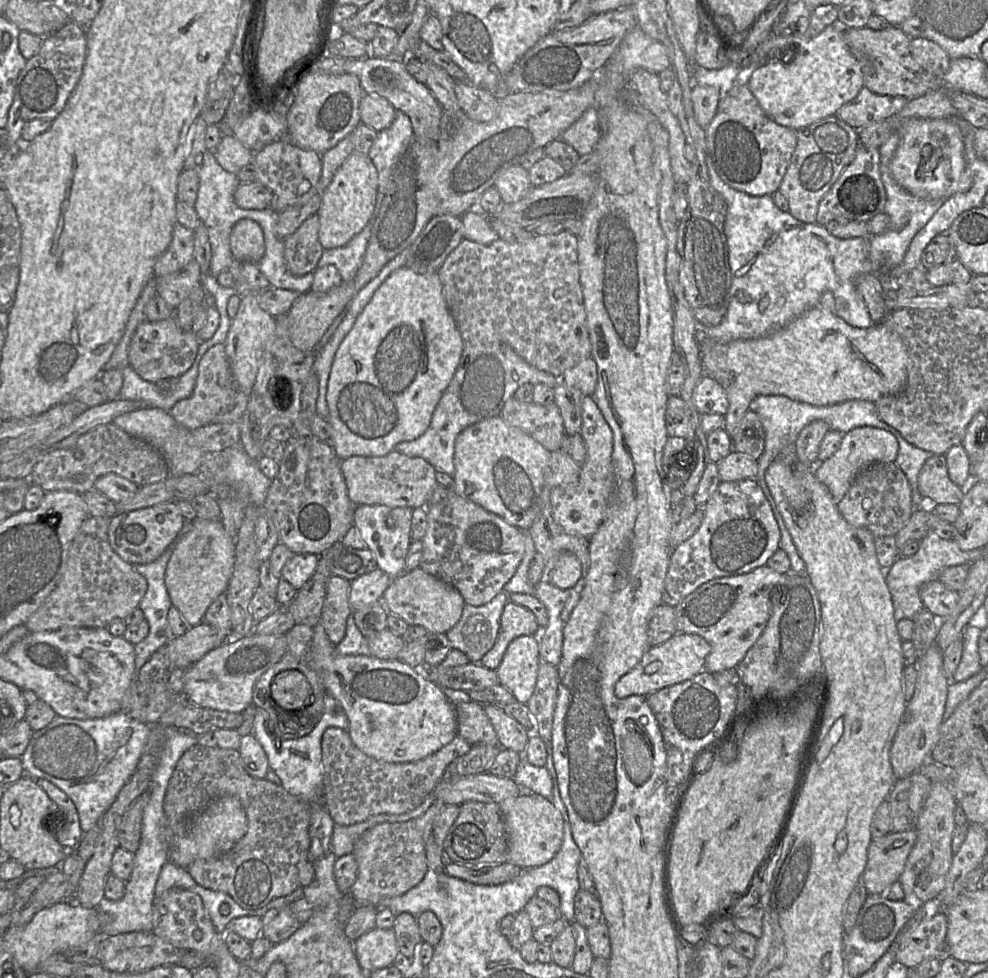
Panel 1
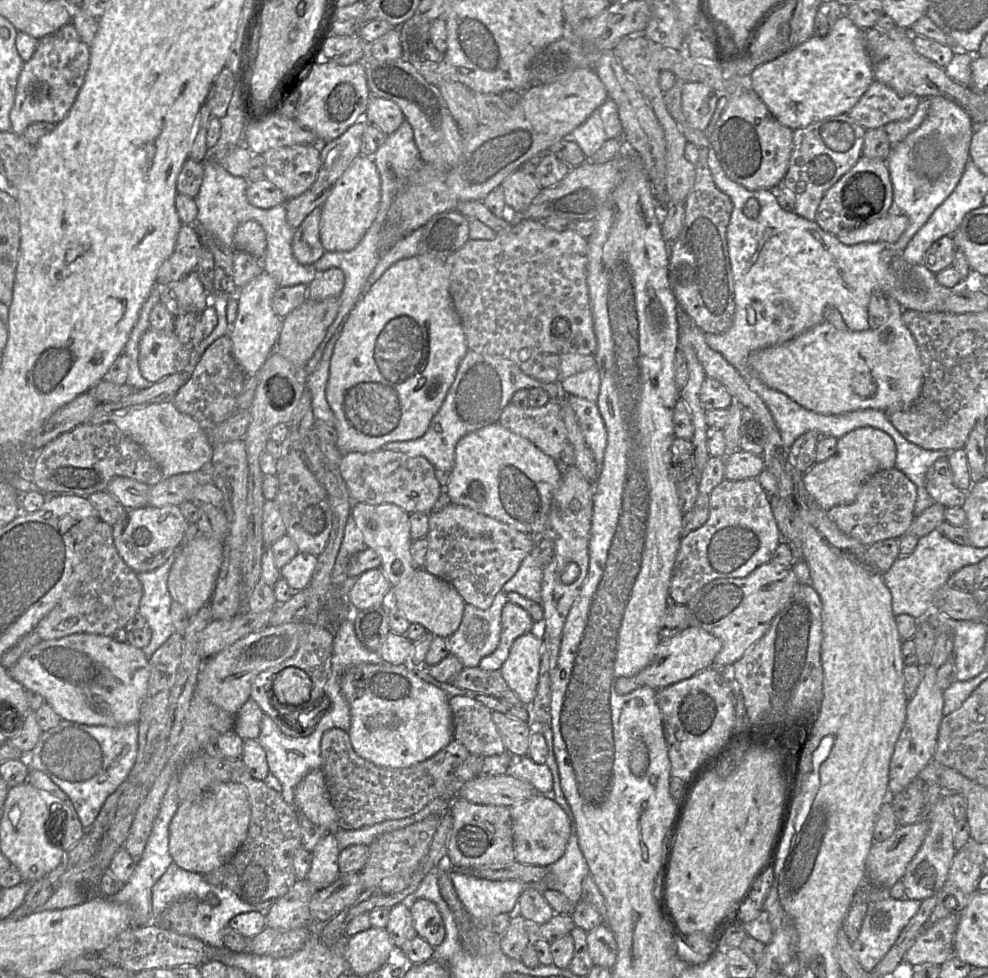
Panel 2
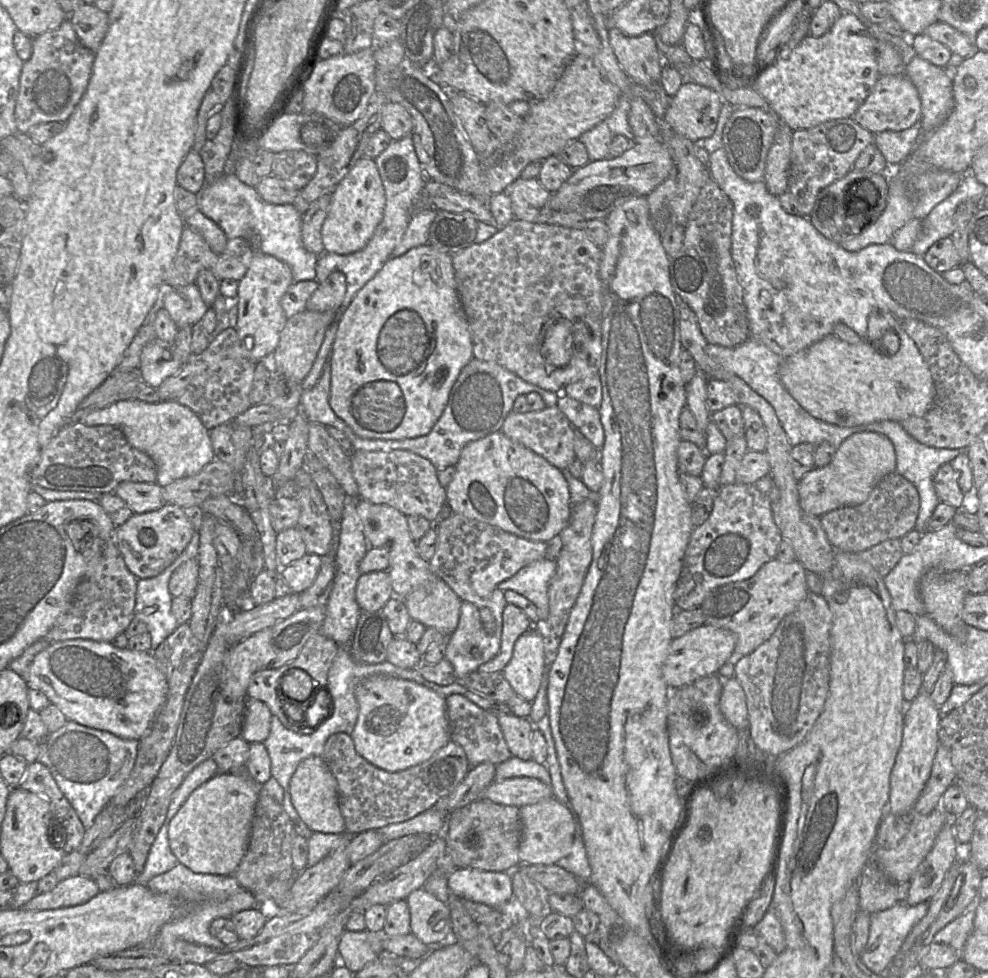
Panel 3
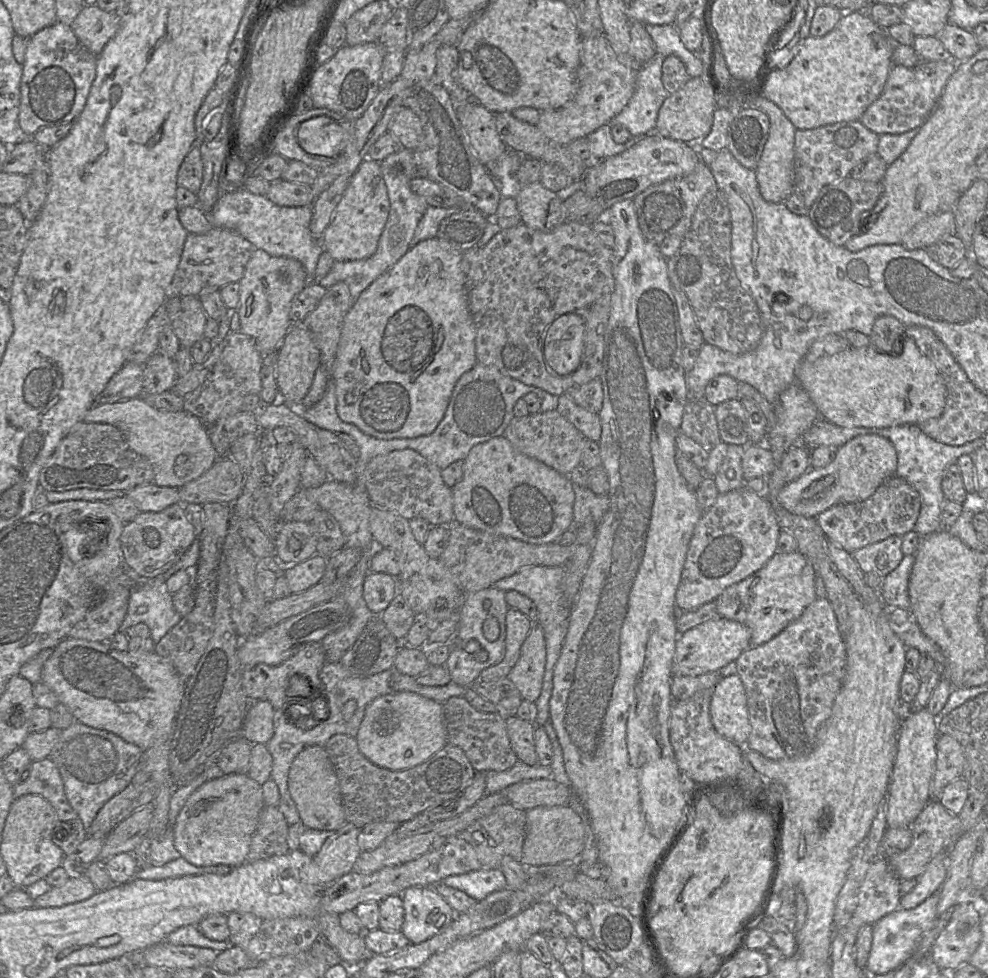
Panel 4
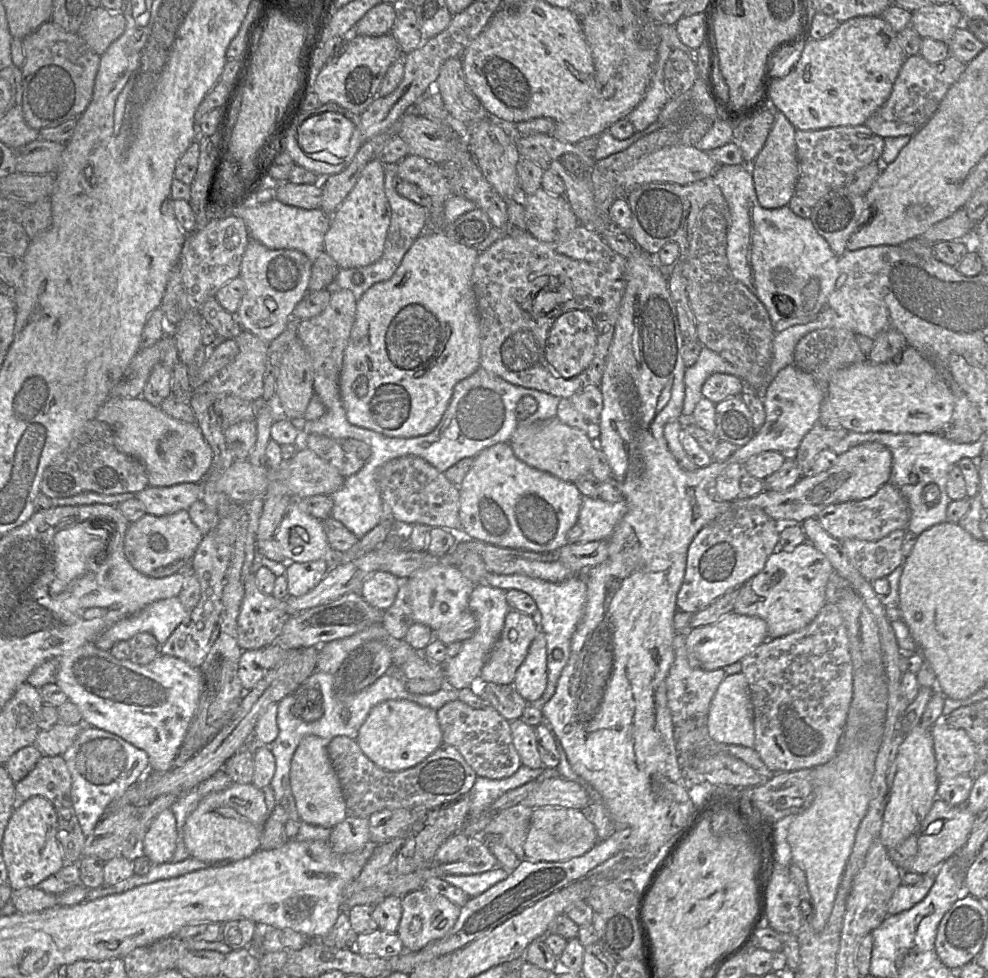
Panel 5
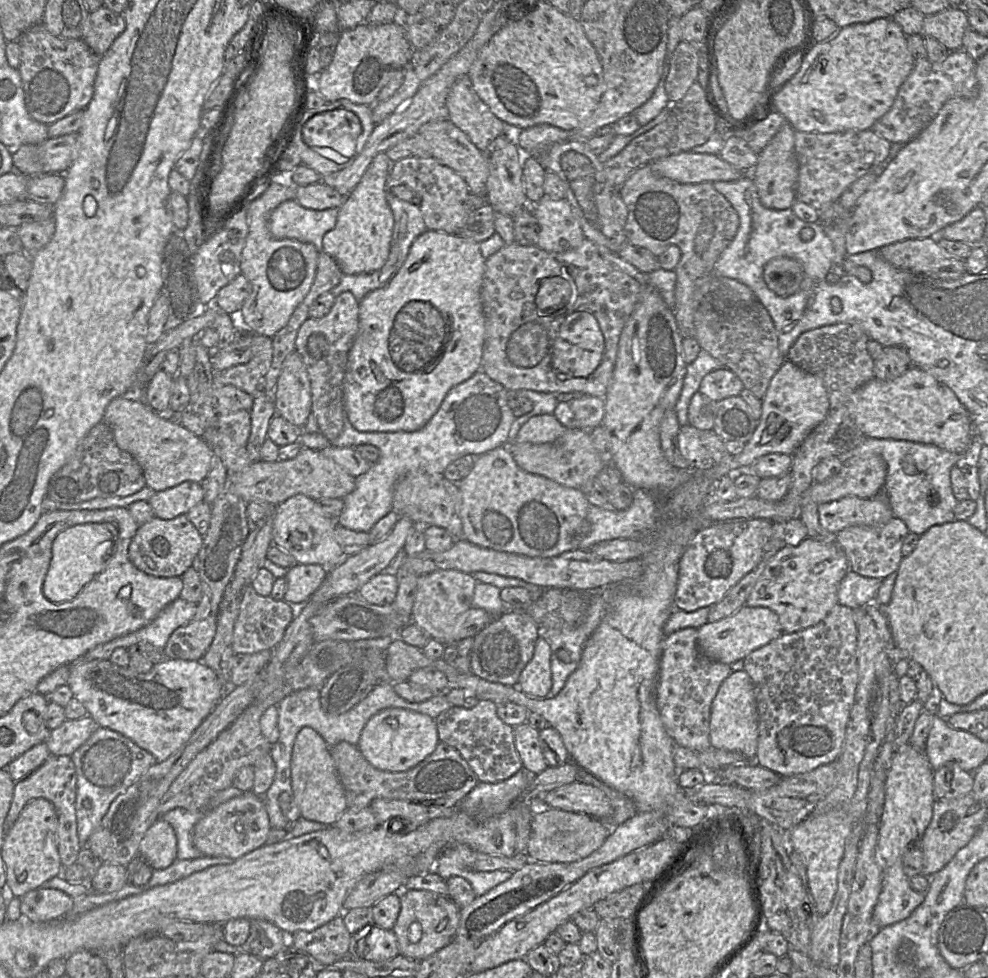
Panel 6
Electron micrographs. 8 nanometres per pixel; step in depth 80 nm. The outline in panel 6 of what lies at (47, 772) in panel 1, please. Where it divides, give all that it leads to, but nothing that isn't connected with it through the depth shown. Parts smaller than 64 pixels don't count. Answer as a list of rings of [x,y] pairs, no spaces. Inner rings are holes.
[[[100,727],[71,755],[77,774],[76,820],[77,832],[81,846],[86,846],[93,832],[100,825],[111,803],[131,785],[133,785],[151,766],[157,763],[156,758],[148,751],[140,748],[131,739],[109,728]],[[85,800],[91,800],[92,807],[86,809]]]

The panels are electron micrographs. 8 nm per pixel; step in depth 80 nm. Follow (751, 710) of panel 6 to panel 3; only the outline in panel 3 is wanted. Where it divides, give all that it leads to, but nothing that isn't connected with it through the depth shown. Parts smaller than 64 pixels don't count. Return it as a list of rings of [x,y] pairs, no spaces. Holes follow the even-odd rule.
[[[735,677],[724,682],[719,708],[724,718],[738,731],[748,730],[749,715],[746,695]]]

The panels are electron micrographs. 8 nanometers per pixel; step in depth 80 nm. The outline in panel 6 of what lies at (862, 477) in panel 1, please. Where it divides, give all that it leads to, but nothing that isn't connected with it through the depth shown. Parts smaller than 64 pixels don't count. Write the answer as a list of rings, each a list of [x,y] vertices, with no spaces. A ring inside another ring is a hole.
[[[882,489],[880,493],[868,499],[846,496],[819,504],[818,516],[822,528],[836,535],[850,526],[883,526],[894,517],[894,514]]]

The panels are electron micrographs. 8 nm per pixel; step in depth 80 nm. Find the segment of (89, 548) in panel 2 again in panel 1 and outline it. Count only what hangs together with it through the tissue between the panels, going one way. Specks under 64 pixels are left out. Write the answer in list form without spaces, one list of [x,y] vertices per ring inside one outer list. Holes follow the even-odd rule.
[[[89,516],[81,525],[71,545],[67,569],[57,587],[24,624],[30,632],[56,631],[70,627],[103,628],[115,619],[125,619],[139,607],[148,582],[132,564],[124,561],[111,547],[108,536],[109,519]]]

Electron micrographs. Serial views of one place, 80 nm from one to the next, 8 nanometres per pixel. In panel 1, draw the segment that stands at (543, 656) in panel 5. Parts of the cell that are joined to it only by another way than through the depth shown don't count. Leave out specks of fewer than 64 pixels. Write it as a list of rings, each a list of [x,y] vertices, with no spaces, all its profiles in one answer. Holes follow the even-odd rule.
[[[523,635],[513,639],[497,667],[499,684],[505,686],[523,704],[532,696],[539,667],[539,638]]]

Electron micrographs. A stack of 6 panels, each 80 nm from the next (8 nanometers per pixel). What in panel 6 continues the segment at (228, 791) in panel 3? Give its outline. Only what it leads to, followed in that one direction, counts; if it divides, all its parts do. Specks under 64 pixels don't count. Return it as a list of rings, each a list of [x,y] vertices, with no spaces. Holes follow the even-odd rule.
[[[252,791],[244,793],[206,813],[193,828],[193,844],[204,856],[236,860],[266,844],[271,829],[268,812]]]

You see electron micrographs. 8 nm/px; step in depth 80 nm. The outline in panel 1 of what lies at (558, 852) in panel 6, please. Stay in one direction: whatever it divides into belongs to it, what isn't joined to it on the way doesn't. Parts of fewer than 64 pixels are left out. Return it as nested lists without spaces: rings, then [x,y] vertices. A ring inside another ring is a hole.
[[[535,793],[520,794],[504,800],[499,806],[508,834],[508,862],[522,869],[531,869],[554,858],[563,841],[563,816],[549,799]]]

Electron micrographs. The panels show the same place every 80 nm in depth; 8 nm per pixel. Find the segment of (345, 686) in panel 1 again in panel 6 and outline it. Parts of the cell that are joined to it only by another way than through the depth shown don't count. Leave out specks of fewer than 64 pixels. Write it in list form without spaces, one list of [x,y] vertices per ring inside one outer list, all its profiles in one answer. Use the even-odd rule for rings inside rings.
[[[387,708],[372,716],[364,726],[358,748],[375,768],[403,772],[418,765],[439,743],[436,720],[428,715],[402,708]]]

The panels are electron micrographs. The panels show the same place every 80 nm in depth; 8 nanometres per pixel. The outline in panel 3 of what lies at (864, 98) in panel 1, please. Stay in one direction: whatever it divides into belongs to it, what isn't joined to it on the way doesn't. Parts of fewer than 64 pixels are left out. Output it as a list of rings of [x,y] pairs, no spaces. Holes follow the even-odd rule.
[[[905,74],[880,76],[871,93],[851,118],[873,134],[906,130],[921,120],[918,90]]]

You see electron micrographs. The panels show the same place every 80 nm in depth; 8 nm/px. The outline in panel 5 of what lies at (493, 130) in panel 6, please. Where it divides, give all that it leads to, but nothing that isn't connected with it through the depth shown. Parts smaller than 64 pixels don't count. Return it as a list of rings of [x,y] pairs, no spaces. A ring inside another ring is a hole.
[[[461,57],[448,59],[435,82],[450,116],[467,126],[490,116],[466,83]]]

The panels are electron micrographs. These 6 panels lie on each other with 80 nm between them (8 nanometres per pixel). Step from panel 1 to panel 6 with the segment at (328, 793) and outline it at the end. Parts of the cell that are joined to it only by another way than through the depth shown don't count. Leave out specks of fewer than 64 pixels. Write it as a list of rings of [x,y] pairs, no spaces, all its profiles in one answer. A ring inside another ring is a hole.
[[[345,741],[330,747],[330,754],[345,790],[347,807],[353,810],[369,807],[377,798],[417,803],[444,798],[459,804],[478,783],[477,776],[459,751],[442,741],[439,741],[435,750],[418,765],[403,772],[388,772],[373,767],[358,746]]]

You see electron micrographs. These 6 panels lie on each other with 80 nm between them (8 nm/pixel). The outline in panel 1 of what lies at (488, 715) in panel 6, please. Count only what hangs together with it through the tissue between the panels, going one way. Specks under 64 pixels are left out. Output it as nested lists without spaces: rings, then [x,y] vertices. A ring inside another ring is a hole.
[[[470,700],[454,705],[457,718],[457,735],[471,746],[485,743],[499,745],[497,734],[484,711],[484,706]]]

